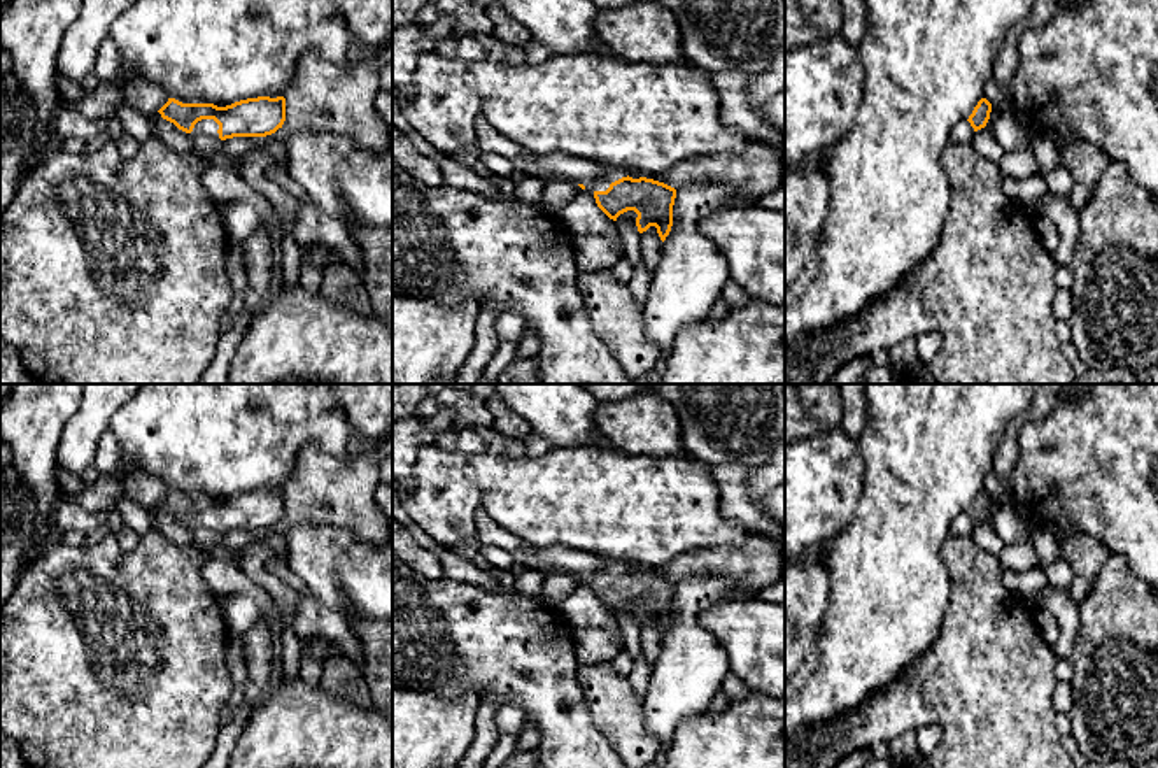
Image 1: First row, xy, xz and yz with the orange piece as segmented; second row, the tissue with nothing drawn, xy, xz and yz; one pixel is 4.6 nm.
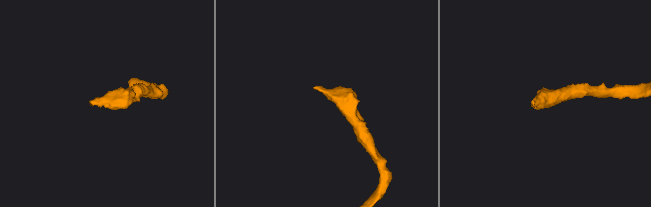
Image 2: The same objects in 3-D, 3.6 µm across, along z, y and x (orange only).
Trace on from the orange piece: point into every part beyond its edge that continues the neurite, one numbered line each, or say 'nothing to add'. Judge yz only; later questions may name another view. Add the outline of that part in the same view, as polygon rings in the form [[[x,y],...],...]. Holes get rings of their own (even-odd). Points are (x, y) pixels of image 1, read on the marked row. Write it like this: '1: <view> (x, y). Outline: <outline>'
1: yz (962, 132). Outline: [[[967,119],[958,121],[950,132],[950,144],[967,144],[974,137],[974,128]]]

